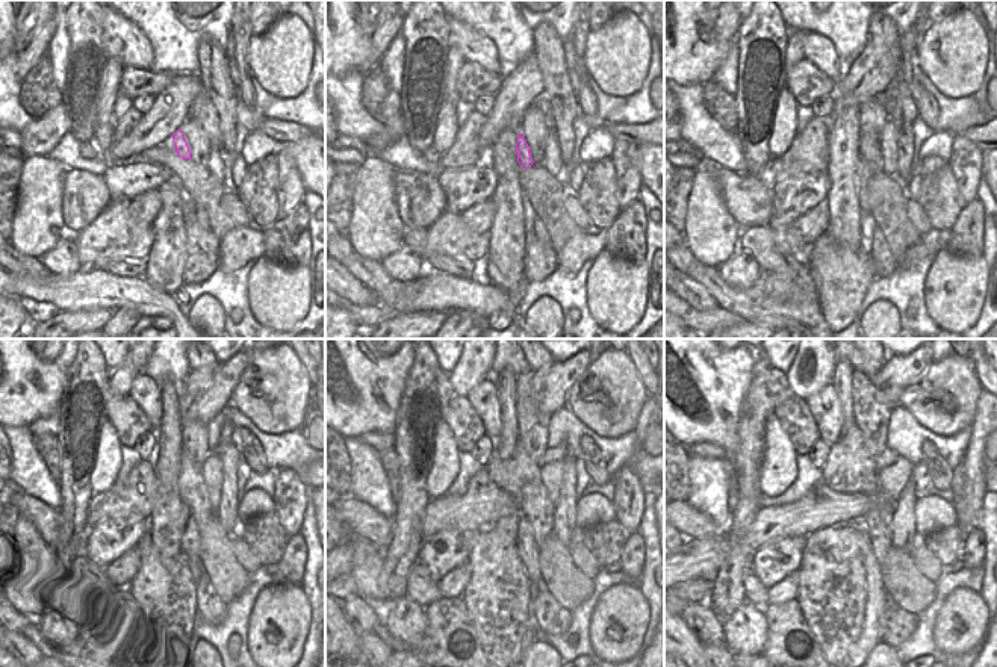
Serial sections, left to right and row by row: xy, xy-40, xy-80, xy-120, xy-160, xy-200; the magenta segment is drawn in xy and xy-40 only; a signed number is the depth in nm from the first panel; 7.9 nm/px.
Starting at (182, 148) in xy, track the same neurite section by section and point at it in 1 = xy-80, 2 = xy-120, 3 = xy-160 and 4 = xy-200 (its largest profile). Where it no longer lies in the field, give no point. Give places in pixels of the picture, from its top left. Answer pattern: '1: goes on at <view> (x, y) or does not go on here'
1: goes on at xy-80 (864, 171)
2: goes on at xy-120 (191, 536)
3: goes on at xy-160 (527, 549)
4: goes on at xy-200 (870, 634)

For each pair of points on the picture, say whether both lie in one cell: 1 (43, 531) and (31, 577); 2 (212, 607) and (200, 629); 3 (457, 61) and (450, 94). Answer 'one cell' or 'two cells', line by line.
1: two cells
2: two cells
3: one cell

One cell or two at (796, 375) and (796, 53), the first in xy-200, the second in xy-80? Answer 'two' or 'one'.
one

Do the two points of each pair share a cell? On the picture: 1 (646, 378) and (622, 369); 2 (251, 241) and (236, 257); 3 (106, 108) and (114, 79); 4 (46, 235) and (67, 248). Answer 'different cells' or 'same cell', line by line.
1: different cells
2: same cell
3: same cell
4: different cells

